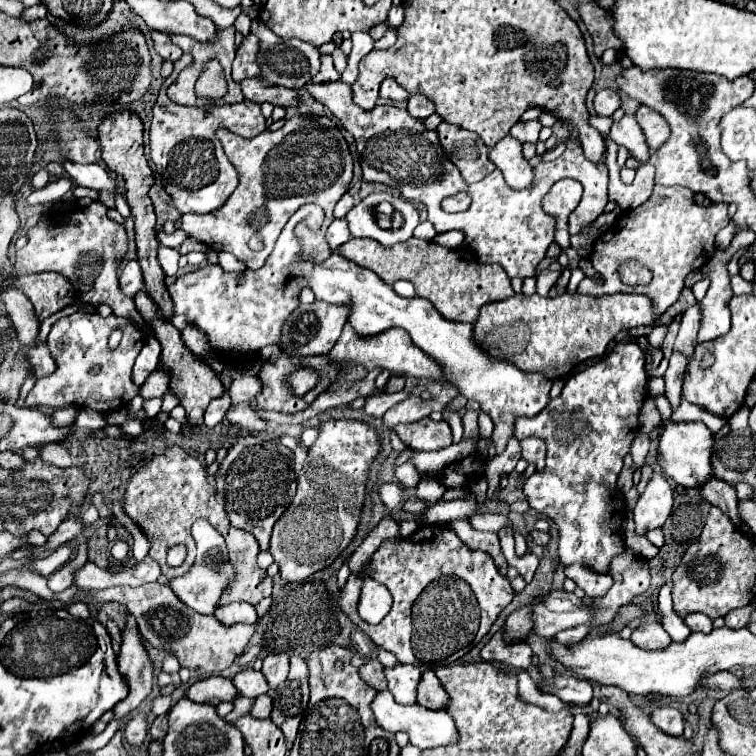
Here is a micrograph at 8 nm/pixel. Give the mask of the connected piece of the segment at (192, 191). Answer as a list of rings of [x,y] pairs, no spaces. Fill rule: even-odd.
[[[185,53],[175,63],[175,71],[163,81],[157,103],[153,105],[149,147],[155,169],[163,179],[163,189],[171,195],[175,207],[181,213],[211,213],[219,209],[239,185],[239,173],[223,153],[223,147],[215,137],[215,129],[225,127],[235,135],[255,137],[263,133],[267,127],[259,105],[253,101],[233,105],[199,105],[199,107],[173,103],[167,97],[167,87],[177,79],[177,75],[187,65],[193,65],[193,57]]]

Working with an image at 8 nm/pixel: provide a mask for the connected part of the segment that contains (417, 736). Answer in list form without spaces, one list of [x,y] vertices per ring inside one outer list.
[[[381,691],[375,697],[375,703],[371,703],[373,715],[377,719],[377,723],[395,733],[395,731],[405,731],[409,735],[411,745],[419,747],[419,749],[435,749],[435,747],[447,747],[447,745],[455,745],[459,743],[459,731],[455,727],[455,721],[451,719],[451,715],[447,711],[431,711],[423,705],[401,705],[393,699],[393,695],[389,691]]]

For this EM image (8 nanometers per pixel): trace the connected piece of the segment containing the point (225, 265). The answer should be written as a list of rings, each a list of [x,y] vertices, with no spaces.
[[[217,253],[217,257],[219,257],[219,265],[221,265],[221,269],[225,273],[229,273],[229,271],[241,273],[245,269],[245,265],[239,259],[235,259],[233,255],[229,255],[229,253]]]

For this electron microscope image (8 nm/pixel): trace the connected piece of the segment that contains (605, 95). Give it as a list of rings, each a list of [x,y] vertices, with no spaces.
[[[601,89],[597,91],[595,99],[593,99],[595,111],[597,115],[613,115],[613,111],[619,107],[619,95],[613,89]]]

